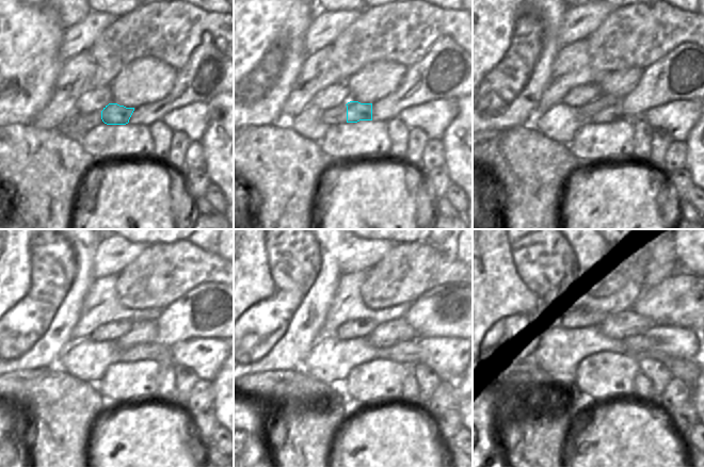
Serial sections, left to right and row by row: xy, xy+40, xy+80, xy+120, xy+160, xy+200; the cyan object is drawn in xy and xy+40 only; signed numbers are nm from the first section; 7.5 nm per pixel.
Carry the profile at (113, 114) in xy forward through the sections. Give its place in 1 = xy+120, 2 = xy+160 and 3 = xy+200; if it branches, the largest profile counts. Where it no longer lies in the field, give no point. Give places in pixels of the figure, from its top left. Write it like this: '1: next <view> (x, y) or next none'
1: next xy+120 (159, 353)
2: next xy+160 (408, 353)
3: next xy+200 (654, 350)

